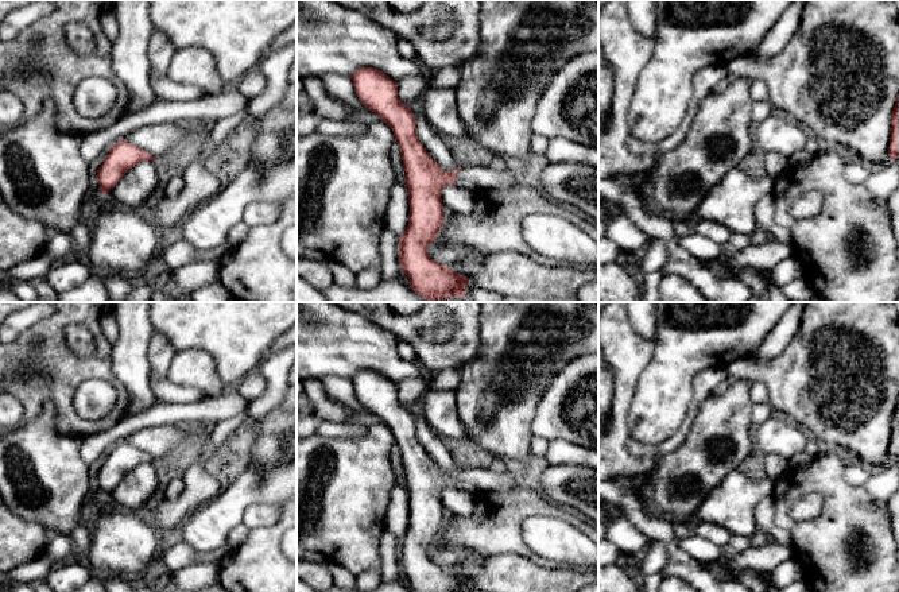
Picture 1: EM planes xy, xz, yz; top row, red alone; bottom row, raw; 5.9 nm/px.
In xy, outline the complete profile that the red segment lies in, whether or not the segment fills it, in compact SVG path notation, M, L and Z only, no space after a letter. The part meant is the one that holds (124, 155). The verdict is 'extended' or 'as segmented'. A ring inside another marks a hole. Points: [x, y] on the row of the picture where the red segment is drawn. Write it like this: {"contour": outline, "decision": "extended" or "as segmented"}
{"contour": "M120 139L117 144L111 147L109 154L97 171L101 191L104 194L111 191L121 177L139 162L154 162L154 159L155 156L150 155L147 151Z", "decision": "as segmented"}

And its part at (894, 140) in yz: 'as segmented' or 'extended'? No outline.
as segmented

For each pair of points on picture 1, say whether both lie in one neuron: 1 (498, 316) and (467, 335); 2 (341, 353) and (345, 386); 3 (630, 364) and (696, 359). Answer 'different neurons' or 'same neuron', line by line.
1: different neurons
2: different neurons
3: different neurons

